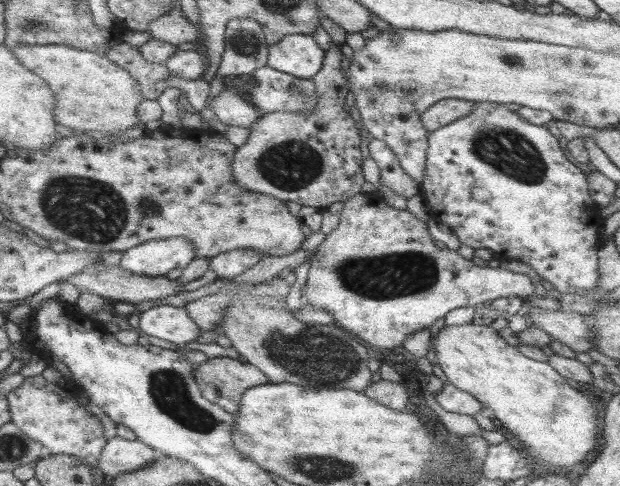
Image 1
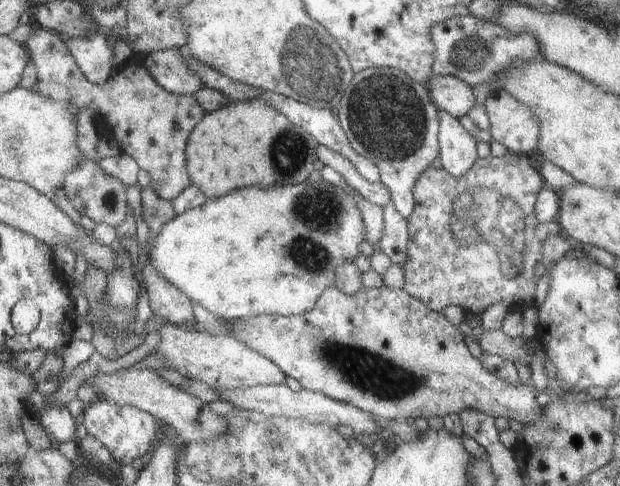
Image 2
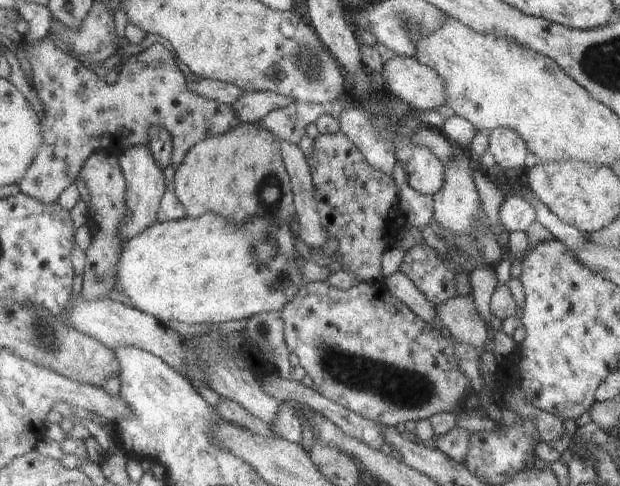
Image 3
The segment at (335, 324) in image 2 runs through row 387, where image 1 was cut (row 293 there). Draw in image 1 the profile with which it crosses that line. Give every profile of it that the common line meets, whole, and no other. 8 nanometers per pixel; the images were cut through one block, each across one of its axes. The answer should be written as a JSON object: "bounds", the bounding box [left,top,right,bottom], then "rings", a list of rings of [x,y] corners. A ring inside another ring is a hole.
{"bounds":[302,192,535,350],"rings":[[[378,192],[367,193],[367,194],[356,194],[351,198],[348,198],[345,201],[345,206],[340,214],[340,223],[334,230],[326,234],[326,238],[312,256],[311,266],[308,270],[308,278],[305,285],[302,287],[302,297],[307,302],[310,302],[312,306],[320,306],[324,308],[332,318],[334,318],[334,324],[340,327],[343,331],[346,330],[349,333],[354,334],[356,337],[364,340],[370,346],[374,348],[380,348],[380,350],[396,350],[401,349],[401,344],[406,340],[408,334],[414,334],[418,330],[424,328],[429,328],[440,318],[444,318],[450,310],[460,307],[477,307],[482,306],[486,300],[496,300],[500,297],[509,297],[516,299],[519,302],[523,302],[524,298],[530,296],[534,293],[535,287],[532,285],[532,280],[524,272],[521,271],[510,271],[505,270],[501,267],[491,268],[491,267],[482,267],[474,264],[472,260],[468,260],[457,251],[451,249],[442,249],[434,245],[434,239],[428,233],[428,227],[426,222],[415,217],[408,209],[398,209],[392,206],[389,206],[383,196]]]}

